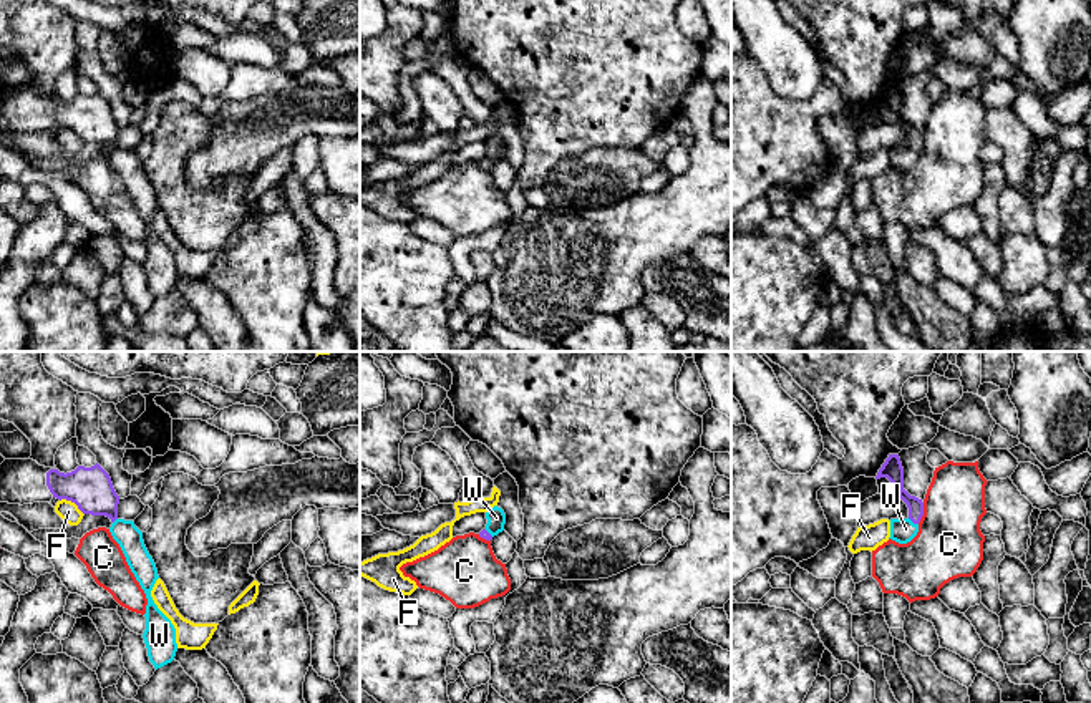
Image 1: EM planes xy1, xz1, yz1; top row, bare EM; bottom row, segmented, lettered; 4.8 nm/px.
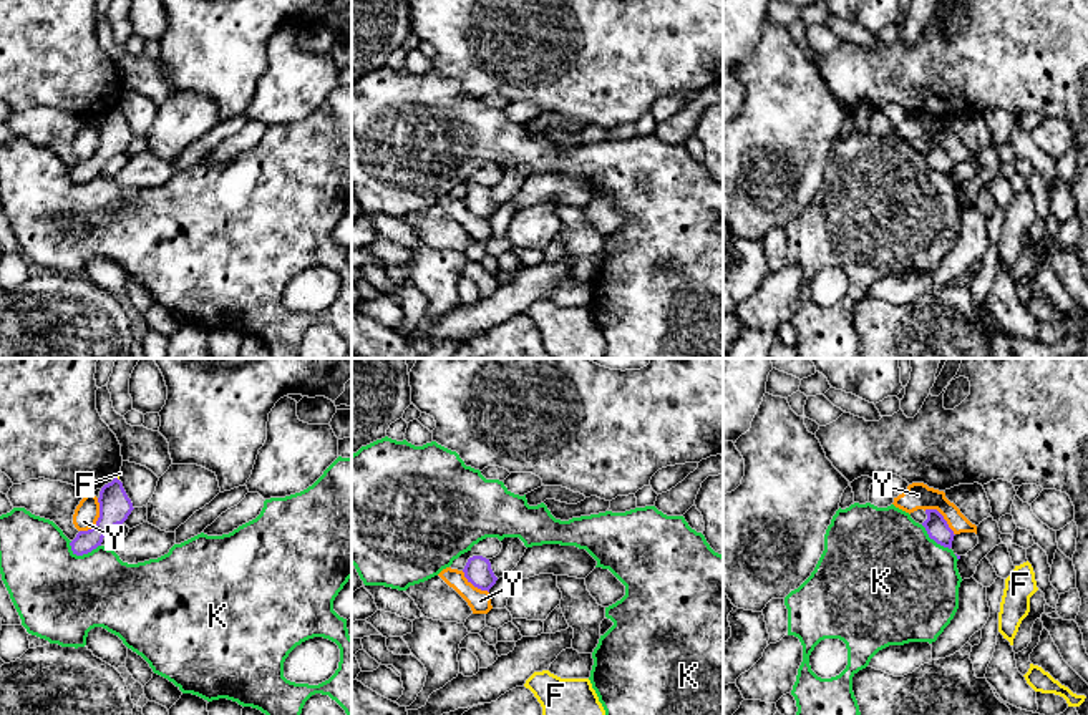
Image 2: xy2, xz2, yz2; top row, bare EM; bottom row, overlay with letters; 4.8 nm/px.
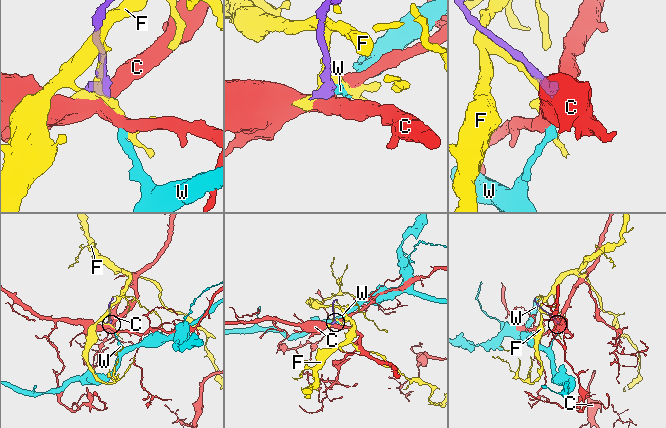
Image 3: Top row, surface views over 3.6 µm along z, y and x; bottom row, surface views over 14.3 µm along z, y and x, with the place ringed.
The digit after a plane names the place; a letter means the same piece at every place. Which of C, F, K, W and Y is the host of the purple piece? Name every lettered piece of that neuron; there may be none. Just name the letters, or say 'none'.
W

